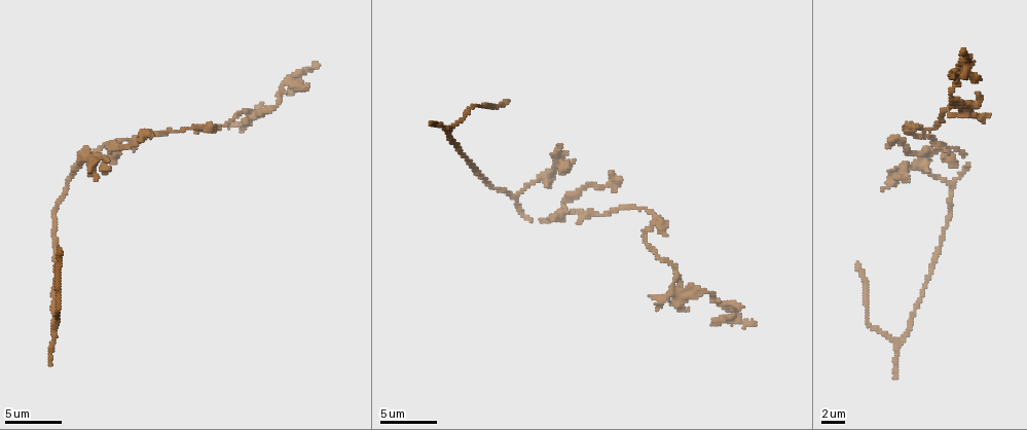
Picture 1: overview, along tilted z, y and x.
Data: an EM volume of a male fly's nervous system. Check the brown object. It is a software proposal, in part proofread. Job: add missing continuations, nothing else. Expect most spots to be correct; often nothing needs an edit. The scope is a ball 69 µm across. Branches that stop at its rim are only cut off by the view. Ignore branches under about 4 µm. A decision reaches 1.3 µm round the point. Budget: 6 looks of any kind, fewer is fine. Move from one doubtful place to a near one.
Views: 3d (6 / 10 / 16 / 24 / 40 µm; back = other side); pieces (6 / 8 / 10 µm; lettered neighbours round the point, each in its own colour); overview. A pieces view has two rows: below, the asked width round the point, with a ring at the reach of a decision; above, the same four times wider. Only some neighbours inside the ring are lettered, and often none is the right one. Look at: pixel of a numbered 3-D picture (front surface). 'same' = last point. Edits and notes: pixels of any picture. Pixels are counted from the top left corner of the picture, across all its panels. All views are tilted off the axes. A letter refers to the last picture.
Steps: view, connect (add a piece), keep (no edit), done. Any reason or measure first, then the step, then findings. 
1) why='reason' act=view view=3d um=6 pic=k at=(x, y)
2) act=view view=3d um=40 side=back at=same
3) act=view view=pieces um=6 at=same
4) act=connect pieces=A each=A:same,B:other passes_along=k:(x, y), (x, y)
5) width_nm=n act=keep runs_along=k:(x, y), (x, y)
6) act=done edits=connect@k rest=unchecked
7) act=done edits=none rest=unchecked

why='branch stops here' act=view view=pieces um=6 pic=1 at=(859, 263)

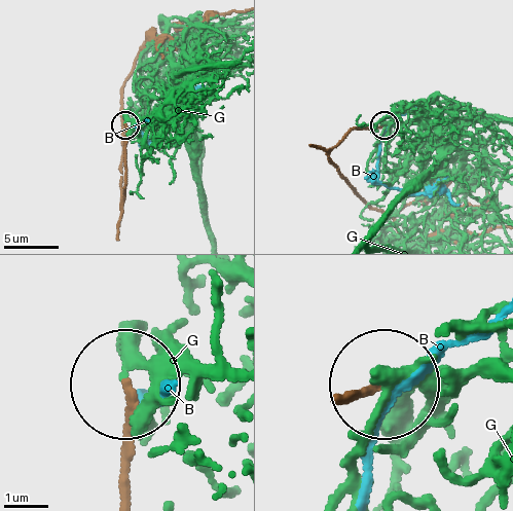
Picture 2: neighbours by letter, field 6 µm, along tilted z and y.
width_nm=190 act=keep each=B:other,G:other runs_along=2:(133, 489), (132, 392) found='none of them fits'

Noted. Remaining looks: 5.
why='free end' act=view view=3d um=10 pic=1 at=(620, 178)

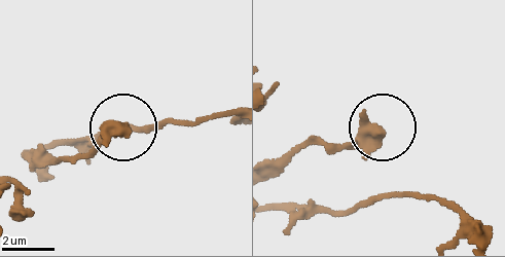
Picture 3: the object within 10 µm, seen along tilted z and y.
why='what lies round it' act=view view=pieces um=10 pic=3 at=(125, 130)

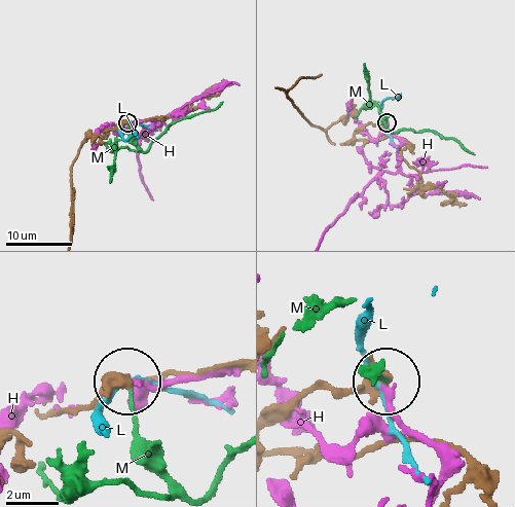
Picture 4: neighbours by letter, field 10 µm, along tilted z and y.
width_nm=440 act=keep each=H:other,L:other,M:other runs_along=4:(59, 409), (94, 404), (123, 378) found='no lettered piece goes on from it'

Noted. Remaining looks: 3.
act=view view=3d um=6 pic=1 at=(977, 79)

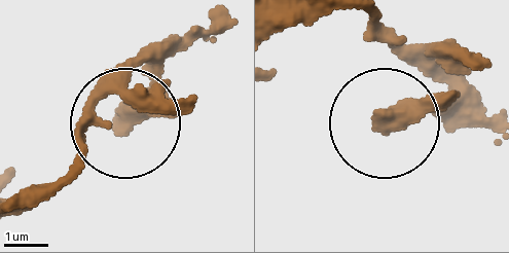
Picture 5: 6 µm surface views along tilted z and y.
act=view view=pieces um=10 pic=5 at=(118, 117)

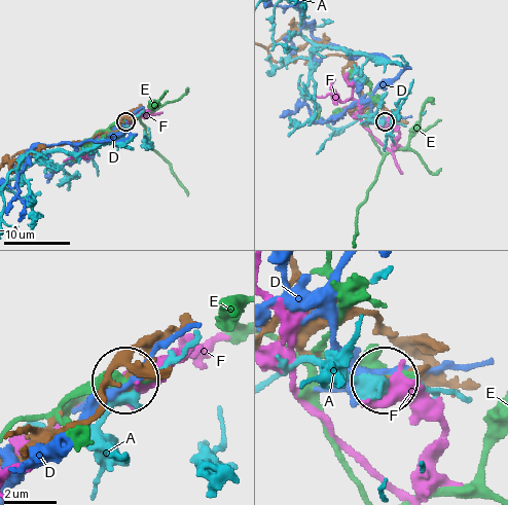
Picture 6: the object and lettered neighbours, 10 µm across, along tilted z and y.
act=keep each=A:other,D:other,E:other,F:other found='none of them fits'

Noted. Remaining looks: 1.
act=done edits=none rest=unchecked

